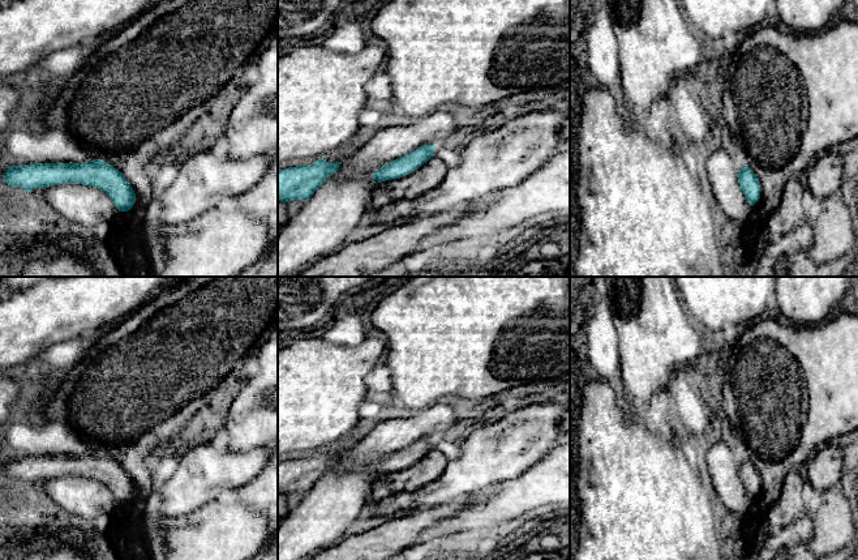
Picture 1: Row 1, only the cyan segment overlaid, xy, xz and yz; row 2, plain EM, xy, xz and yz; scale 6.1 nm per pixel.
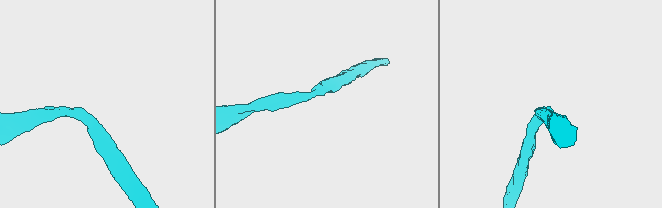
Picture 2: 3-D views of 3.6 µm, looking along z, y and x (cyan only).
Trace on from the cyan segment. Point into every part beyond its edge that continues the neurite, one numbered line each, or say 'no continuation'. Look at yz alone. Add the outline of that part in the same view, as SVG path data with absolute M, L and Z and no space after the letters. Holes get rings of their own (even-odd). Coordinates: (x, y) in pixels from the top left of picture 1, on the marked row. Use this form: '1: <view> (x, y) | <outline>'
no continuation

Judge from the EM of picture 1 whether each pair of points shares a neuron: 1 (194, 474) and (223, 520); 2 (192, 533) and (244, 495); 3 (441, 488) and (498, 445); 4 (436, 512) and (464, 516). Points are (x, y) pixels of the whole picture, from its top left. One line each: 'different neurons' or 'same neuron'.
1: different neurons
2: different neurons
3: same neuron
4: different neurons

